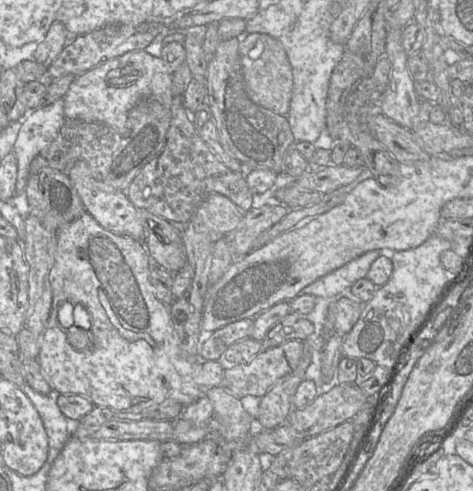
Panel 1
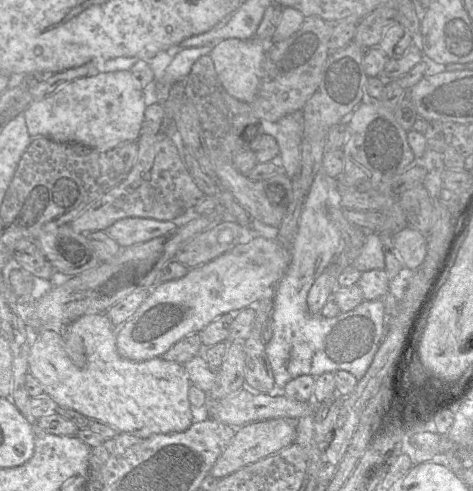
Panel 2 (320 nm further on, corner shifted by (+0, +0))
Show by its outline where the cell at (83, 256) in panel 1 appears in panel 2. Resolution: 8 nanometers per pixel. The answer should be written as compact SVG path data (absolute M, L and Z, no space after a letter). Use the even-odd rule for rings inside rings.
M105 313L88 314L60 327L42 327L30 332L28 370L60 407L73 409L101 421L121 433L148 437L187 430L196 421L196 410L189 401L191 381L183 364L155 357L132 361L122 357L116 345L115 327Z

